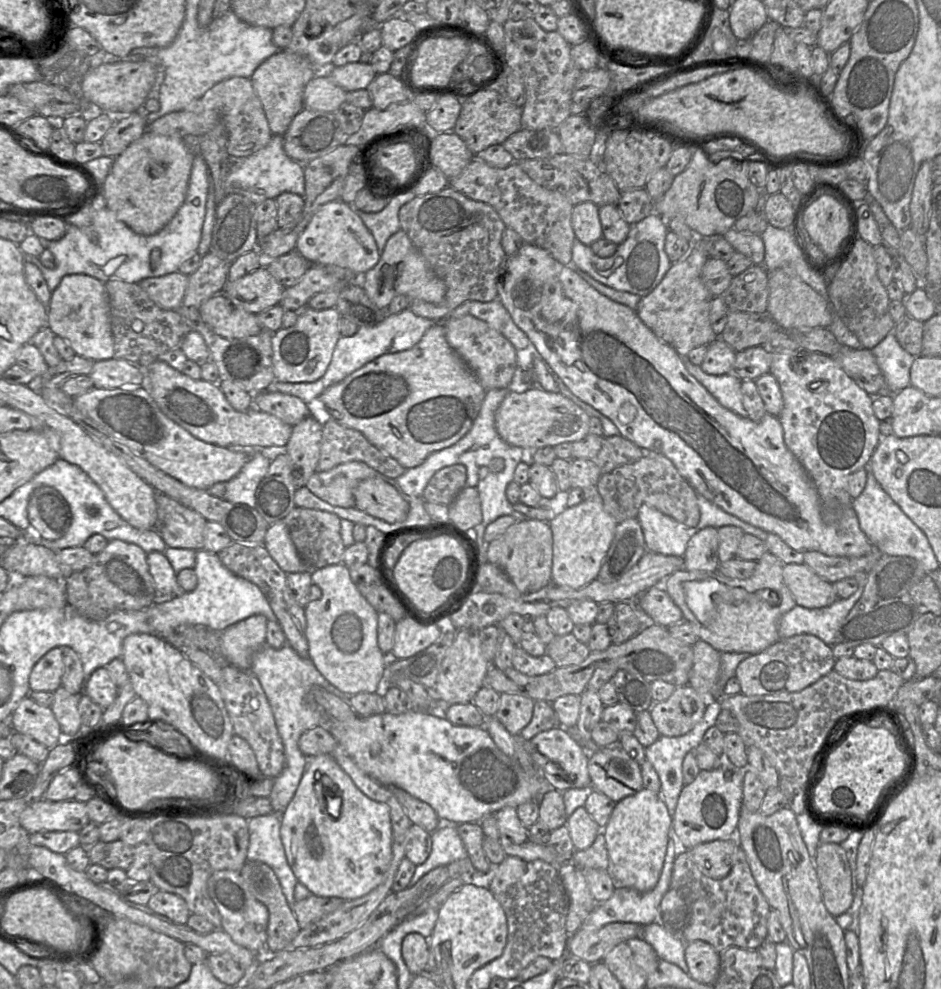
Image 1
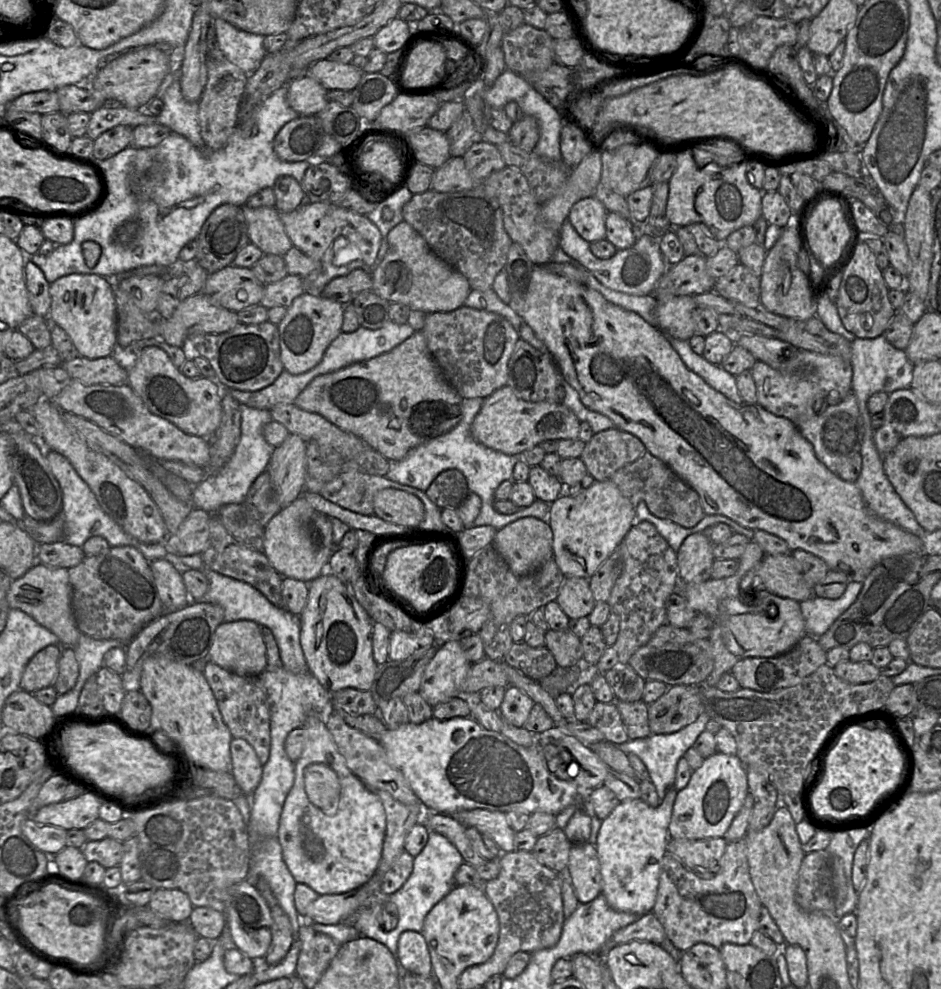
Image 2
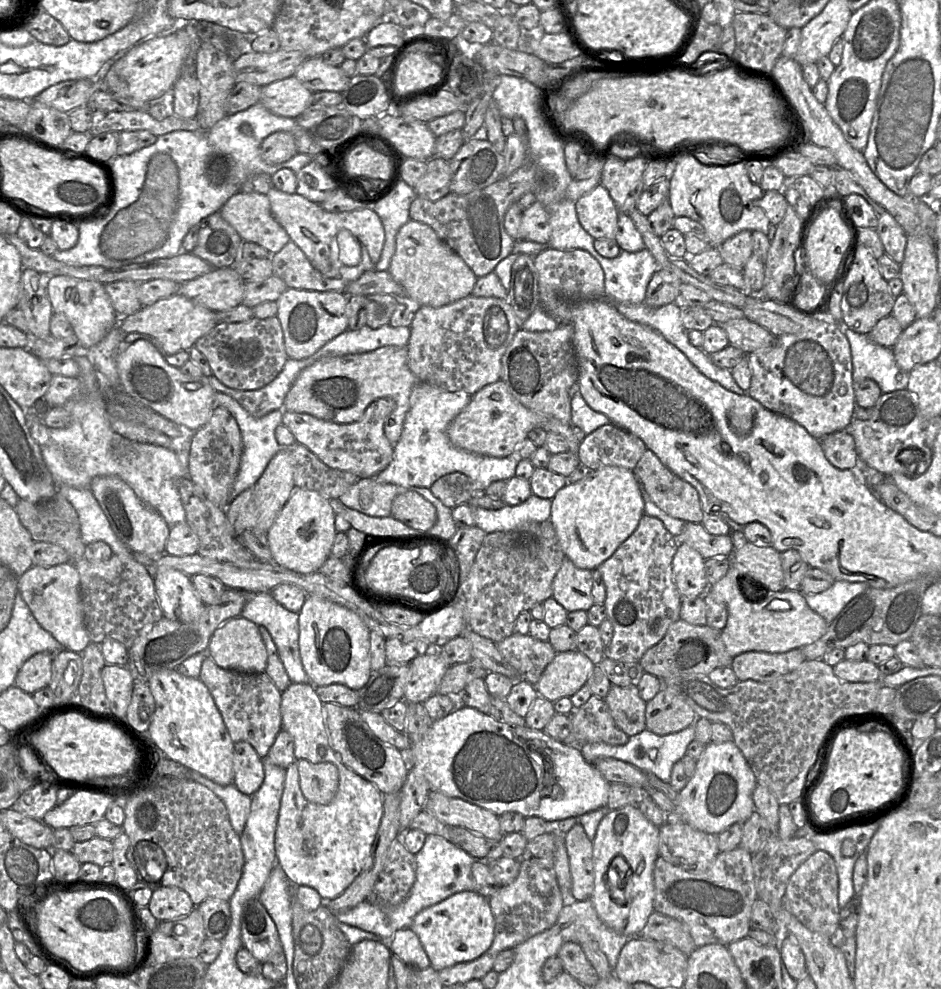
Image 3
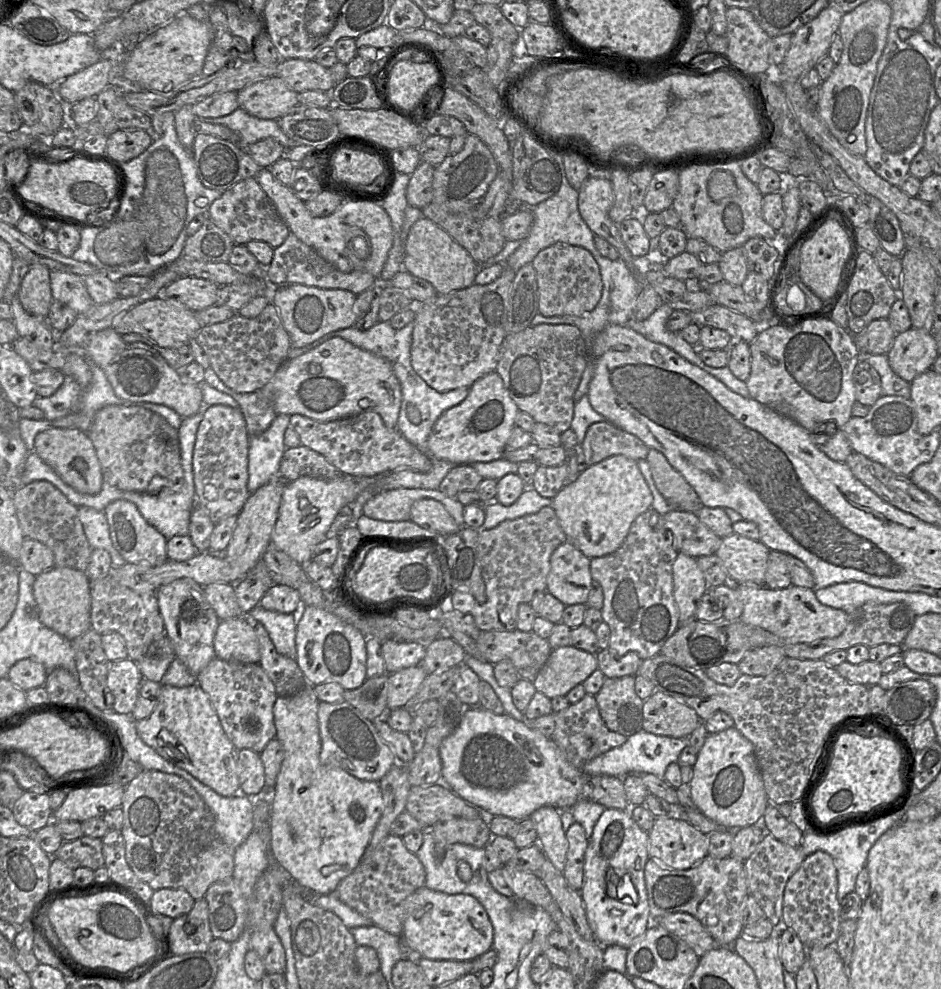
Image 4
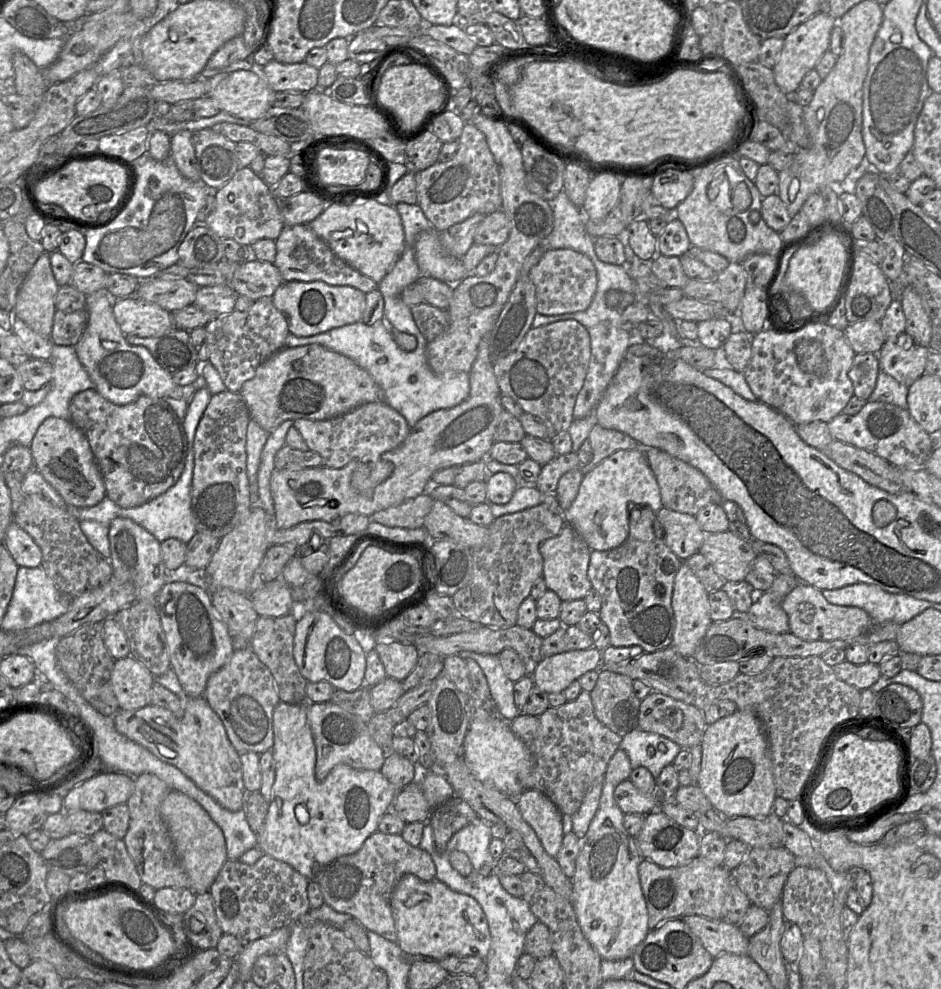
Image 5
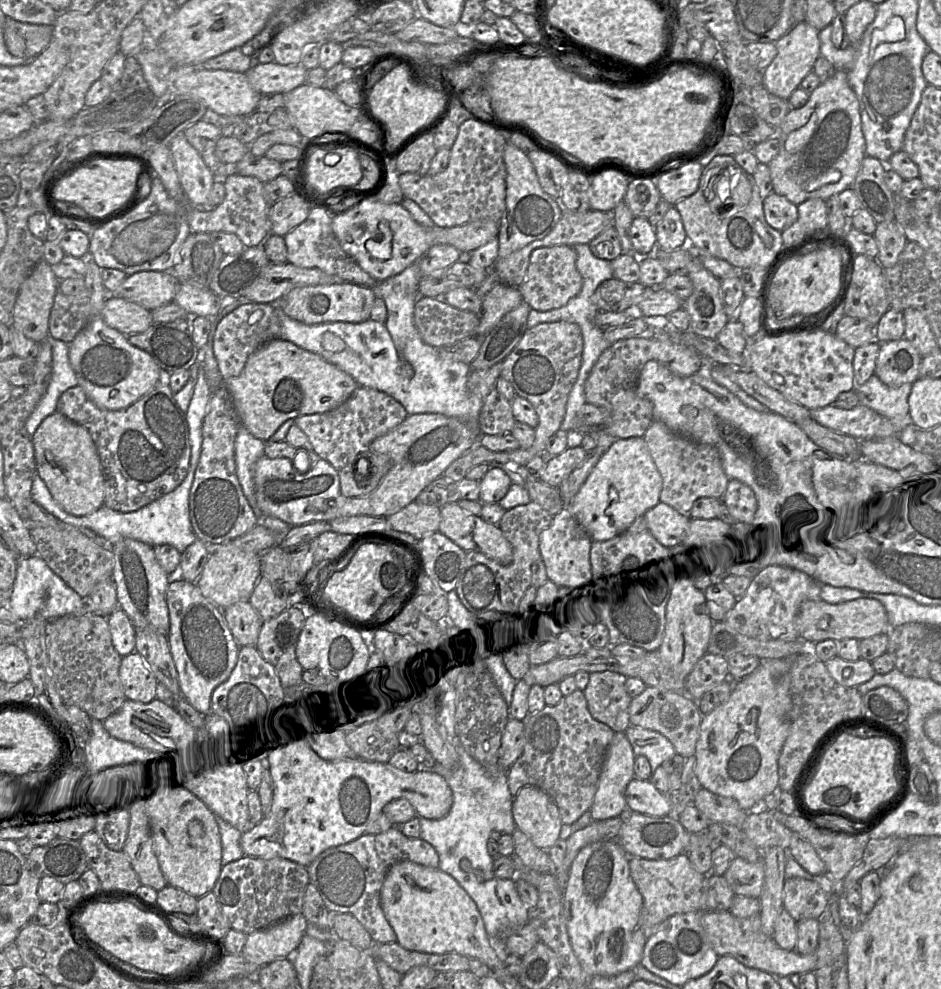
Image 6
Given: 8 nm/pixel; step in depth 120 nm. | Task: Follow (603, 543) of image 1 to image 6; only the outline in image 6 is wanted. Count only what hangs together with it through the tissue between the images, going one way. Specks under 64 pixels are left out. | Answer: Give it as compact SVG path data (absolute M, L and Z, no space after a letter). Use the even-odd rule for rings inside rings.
M643 437L616 440L598 461L569 510L593 541L610 540L624 533L637 517L660 502L662 478Z

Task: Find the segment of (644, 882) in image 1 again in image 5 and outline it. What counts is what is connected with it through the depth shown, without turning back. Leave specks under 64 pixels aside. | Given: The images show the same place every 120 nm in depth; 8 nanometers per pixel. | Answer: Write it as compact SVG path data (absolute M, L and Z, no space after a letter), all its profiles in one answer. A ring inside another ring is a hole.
M617 749L605 771L599 807L586 836L581 839L581 850L571 879L572 906L578 924L603 960L631 957L649 932L648 911L638 875L638 866L643 857L635 838L625 830L625 814L614 799L615 788L629 779L631 771L627 753Z

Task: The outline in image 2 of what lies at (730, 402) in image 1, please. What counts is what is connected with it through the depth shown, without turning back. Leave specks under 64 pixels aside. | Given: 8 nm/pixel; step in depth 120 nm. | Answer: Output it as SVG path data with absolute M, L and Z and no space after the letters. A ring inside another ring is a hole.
M667 338L689 370L700 376L709 386L728 399L737 404L743 403L736 385L736 376L724 370L720 365L712 364L702 355L693 352L689 340Z

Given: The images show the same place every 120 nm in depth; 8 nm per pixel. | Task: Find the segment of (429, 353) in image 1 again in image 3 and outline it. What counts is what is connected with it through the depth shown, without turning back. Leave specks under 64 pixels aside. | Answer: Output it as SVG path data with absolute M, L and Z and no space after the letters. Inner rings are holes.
M384 346L366 353L324 357L299 373L285 397L282 410L347 424L361 419L374 401L391 397L396 406L385 420L384 433L395 445L402 434L411 392L418 382L408 365L407 347Z

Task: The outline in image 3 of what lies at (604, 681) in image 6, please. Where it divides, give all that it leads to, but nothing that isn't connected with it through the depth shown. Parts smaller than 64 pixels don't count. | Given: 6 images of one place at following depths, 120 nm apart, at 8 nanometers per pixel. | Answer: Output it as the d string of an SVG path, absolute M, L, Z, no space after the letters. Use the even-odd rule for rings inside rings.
M612 685L604 698L616 726L629 737L641 733L646 728L646 703L640 696L637 686L620 687Z

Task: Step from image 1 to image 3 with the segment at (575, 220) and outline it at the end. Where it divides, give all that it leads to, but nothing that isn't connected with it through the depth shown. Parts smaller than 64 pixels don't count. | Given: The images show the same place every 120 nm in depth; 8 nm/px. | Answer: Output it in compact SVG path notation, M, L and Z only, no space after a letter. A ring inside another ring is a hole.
M598 184L576 203L581 226L594 239L615 240L619 211L607 189Z

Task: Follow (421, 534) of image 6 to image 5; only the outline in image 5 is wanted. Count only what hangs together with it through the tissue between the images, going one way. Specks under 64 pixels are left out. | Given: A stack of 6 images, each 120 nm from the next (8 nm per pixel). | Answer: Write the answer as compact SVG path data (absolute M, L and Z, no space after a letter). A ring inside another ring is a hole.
M422 493L398 505L380 510L369 516L370 522L388 527L415 529L423 526L424 518L432 508L434 500Z

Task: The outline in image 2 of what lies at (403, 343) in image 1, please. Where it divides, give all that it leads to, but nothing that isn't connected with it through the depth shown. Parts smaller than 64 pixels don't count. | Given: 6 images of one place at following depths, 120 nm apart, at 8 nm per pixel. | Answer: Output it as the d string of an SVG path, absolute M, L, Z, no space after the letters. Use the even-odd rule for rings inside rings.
M392 320L387 322L385 326L376 330L359 326L359 328L354 332L341 332L328 346L321 361L312 368L321 372L314 375L307 381L312 381L319 375L332 373L353 363L365 361L386 353L411 337L415 332L415 329L409 323L397 324Z

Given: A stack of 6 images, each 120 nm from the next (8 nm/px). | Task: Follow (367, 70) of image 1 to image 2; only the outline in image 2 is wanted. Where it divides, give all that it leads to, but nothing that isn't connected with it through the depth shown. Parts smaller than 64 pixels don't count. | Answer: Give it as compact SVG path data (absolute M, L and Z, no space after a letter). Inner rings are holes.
M325 58L313 63L303 75L312 77L328 91L353 91L364 75L364 71L352 63L342 64Z

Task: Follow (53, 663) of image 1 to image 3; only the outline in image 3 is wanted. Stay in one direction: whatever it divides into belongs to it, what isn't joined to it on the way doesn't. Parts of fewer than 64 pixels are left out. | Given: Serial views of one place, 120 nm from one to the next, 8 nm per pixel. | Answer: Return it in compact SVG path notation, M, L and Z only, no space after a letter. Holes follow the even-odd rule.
M41 652L30 657L18 671L15 686L31 695L49 687L52 679L53 655Z

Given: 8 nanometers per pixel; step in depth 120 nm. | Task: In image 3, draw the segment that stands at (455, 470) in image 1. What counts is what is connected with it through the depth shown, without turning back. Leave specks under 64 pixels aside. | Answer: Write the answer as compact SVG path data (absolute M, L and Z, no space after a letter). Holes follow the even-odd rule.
M451 472L436 480L429 488L448 508L468 504L475 495L472 481L461 472Z

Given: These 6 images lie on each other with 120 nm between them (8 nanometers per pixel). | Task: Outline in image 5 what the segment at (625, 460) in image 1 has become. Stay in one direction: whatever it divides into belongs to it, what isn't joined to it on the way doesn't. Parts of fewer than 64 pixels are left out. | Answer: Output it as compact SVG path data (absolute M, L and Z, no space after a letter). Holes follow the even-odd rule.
M596 424L590 431L588 440L593 457L586 465L579 466L583 475L590 472L604 459L619 450L639 448L640 445L632 437L620 431L608 429Z

